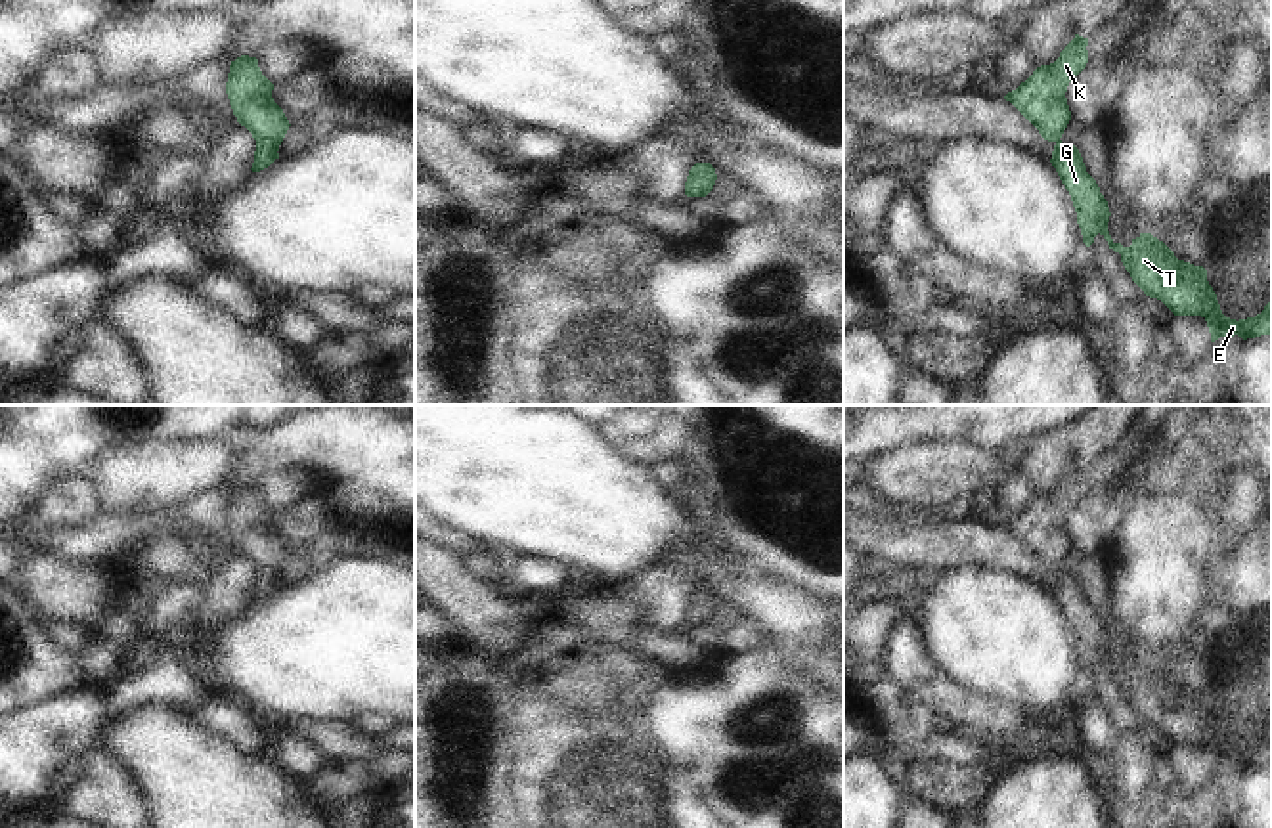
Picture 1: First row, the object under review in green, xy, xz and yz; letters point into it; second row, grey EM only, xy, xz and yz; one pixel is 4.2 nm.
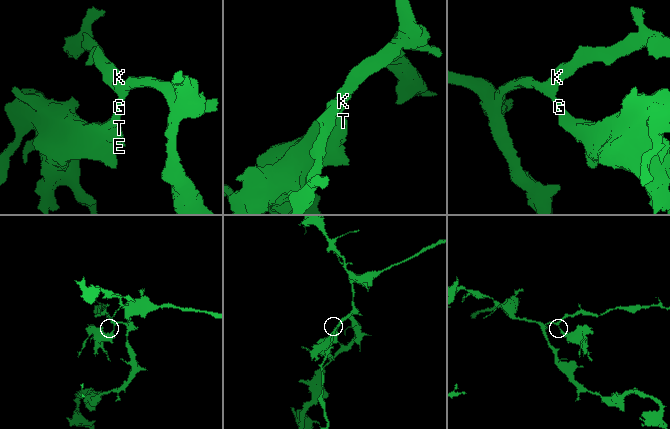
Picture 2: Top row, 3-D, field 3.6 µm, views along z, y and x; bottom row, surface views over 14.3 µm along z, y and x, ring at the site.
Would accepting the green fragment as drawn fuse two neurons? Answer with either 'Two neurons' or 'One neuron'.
One neuron.

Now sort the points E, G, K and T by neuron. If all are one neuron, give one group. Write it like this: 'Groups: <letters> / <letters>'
Groups: E G K T.

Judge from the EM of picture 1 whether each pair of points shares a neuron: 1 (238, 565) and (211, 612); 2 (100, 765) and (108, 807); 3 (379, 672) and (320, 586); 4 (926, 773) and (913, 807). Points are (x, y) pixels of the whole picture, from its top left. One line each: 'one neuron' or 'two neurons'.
1: one neuron
2: one neuron
3: one neuron
4: two neurons

